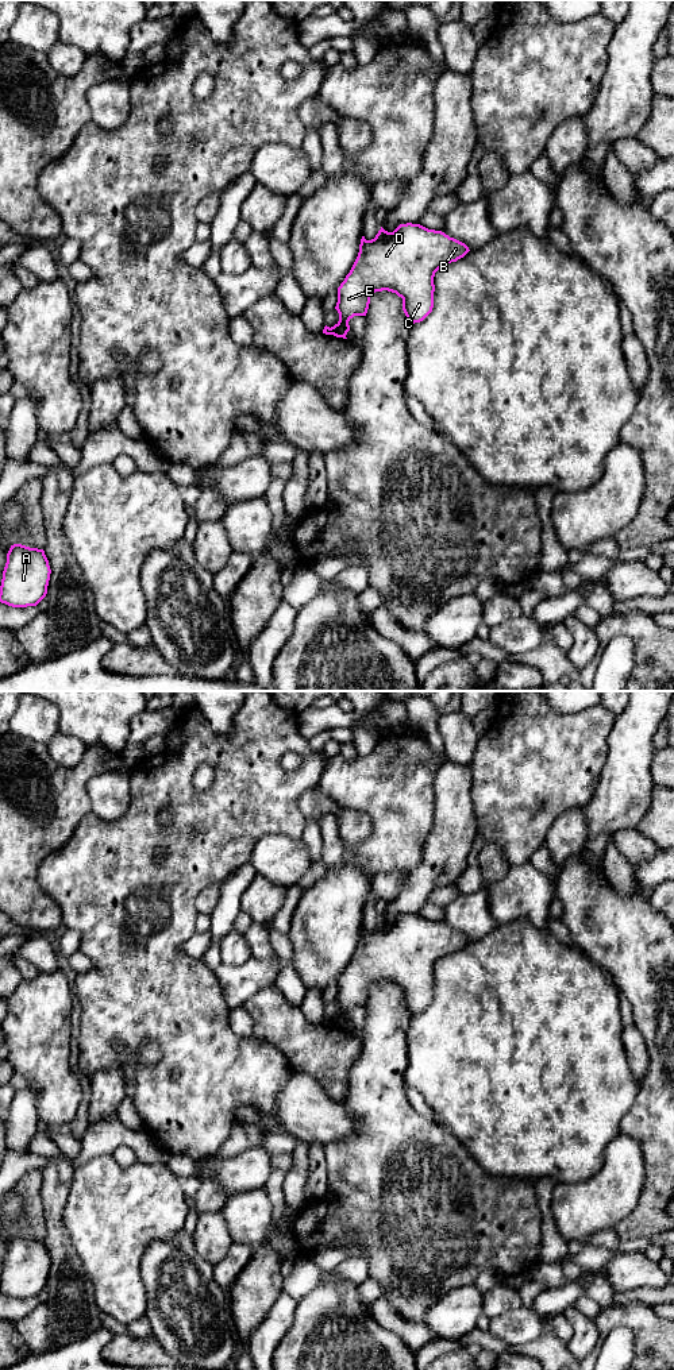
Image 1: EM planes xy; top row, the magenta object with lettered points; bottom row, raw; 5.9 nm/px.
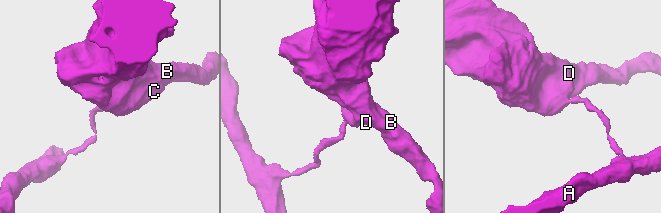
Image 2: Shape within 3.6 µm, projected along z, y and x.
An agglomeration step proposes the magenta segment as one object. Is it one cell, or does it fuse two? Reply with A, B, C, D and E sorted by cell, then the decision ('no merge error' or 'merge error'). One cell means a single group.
groups A / B C D E; merge error

